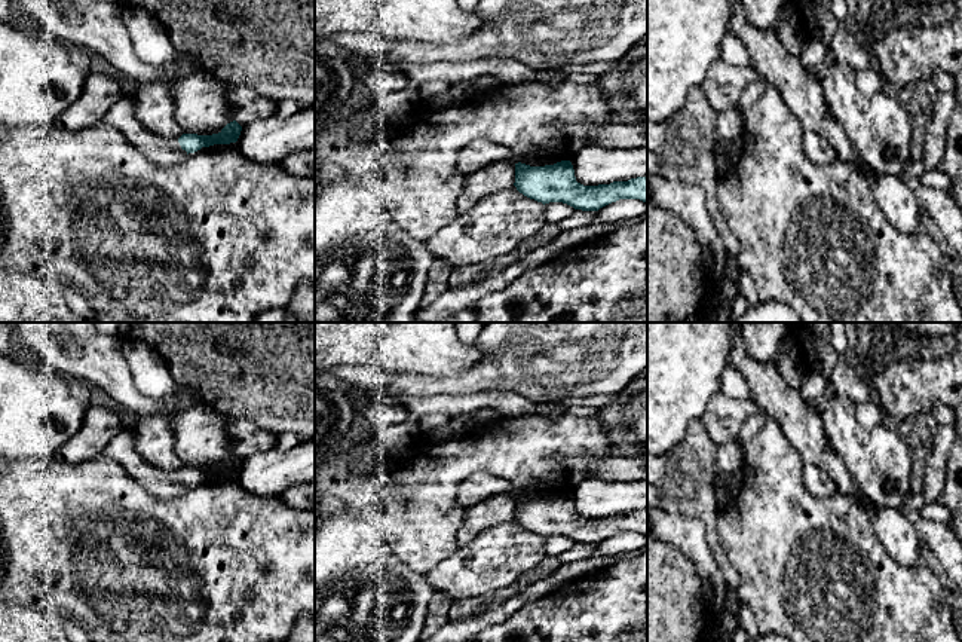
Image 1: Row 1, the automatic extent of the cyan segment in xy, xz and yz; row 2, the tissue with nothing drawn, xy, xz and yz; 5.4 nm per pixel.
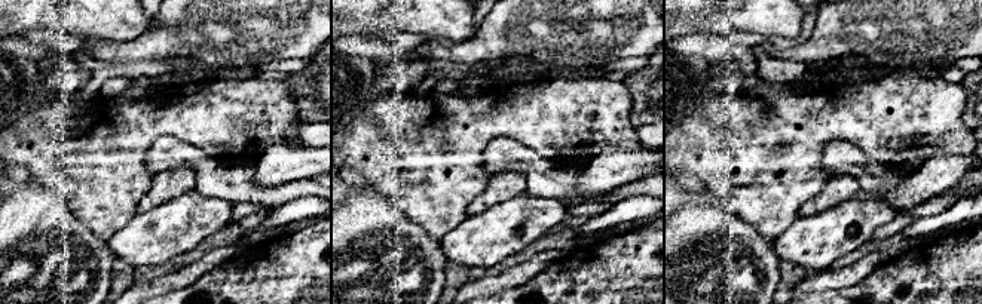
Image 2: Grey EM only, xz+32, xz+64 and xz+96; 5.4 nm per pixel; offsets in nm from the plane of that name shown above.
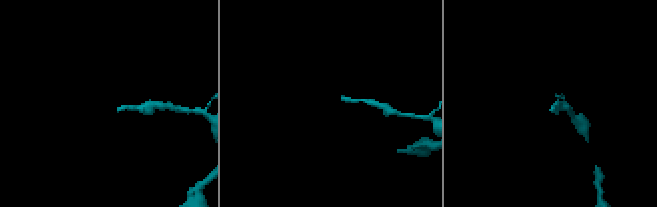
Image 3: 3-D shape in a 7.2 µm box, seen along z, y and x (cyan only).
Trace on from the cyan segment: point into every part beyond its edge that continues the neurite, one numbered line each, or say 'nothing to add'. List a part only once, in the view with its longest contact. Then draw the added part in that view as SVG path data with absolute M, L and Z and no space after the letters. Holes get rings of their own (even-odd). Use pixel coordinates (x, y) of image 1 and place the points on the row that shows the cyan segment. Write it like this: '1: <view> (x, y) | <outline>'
1: xy (167, 152) | M123 79L125 80L125 79ZM128 80L125 95L105 113L104 122L117 128L150 160L159 165L174 165L187 156L178 138L163 138L148 131L135 116L134 89Z

